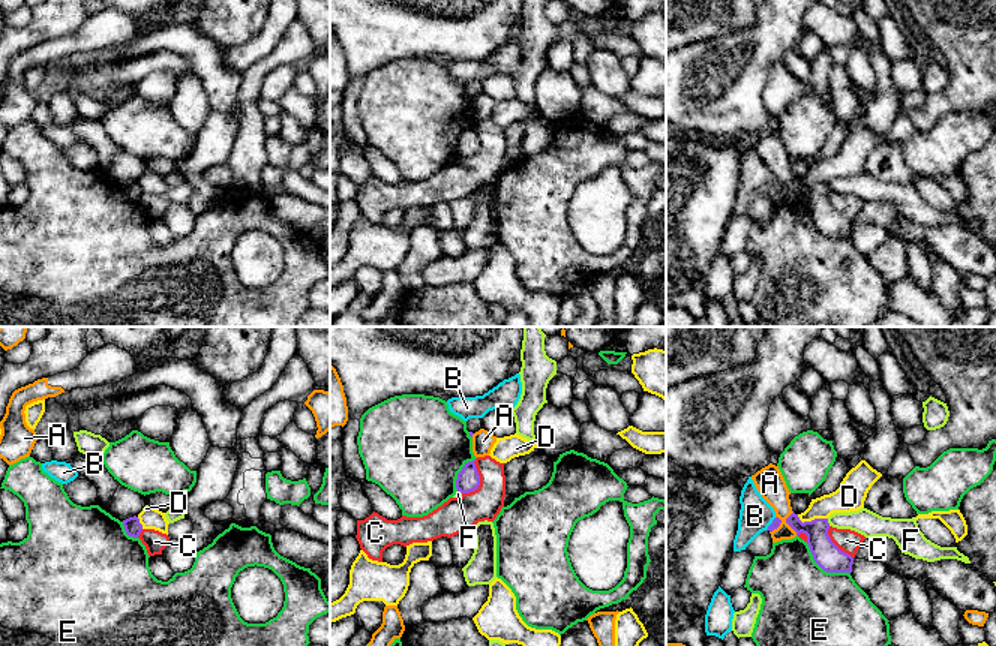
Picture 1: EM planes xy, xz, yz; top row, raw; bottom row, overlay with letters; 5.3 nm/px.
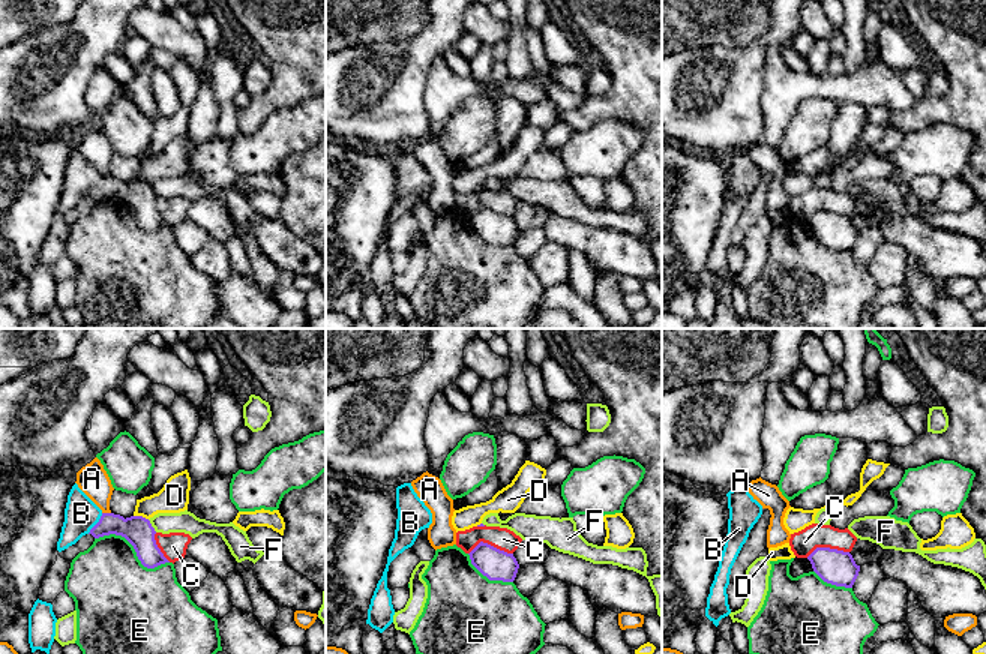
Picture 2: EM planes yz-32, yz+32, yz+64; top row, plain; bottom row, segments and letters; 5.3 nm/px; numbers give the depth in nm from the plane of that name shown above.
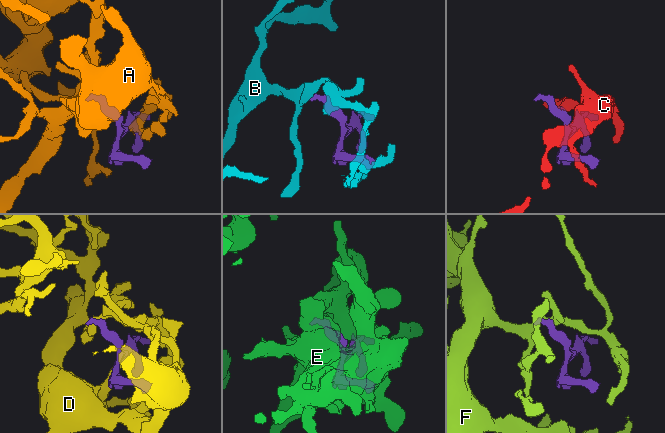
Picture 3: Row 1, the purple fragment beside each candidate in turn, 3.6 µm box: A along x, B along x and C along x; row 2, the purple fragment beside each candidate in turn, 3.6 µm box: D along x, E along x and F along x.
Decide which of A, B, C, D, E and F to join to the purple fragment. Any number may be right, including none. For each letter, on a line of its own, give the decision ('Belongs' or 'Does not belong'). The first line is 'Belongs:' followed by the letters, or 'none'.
Belongs: B
A: Does not belong
B: Belongs
C: Does not belong
D: Does not belong
E: Does not belong
F: Does not belong

